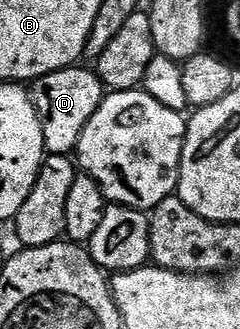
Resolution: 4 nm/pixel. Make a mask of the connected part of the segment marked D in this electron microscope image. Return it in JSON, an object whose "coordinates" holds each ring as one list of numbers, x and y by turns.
{"coordinates":[[72,67,62,69,61,71,53,71,44,77,38,77,36,81,30,82,29,92,31,94,31,102,35,105,35,110,39,116,41,123,41,135,43,136,43,147,48,154,51,155,71,155,78,150,79,136,85,127,85,123,89,123,89,119,93,119,93,115,97,111,97,107,103,102,105,96,105,86,99,79,99,74,94,68,79,69,80,67]]}

